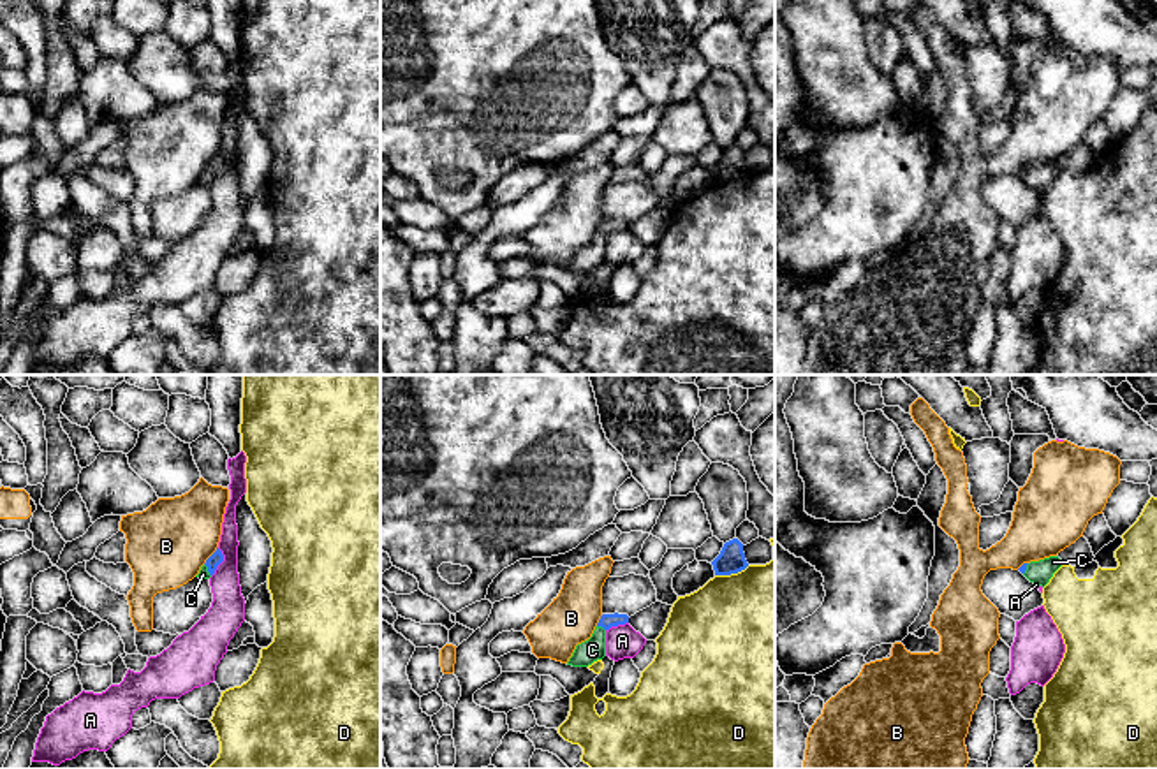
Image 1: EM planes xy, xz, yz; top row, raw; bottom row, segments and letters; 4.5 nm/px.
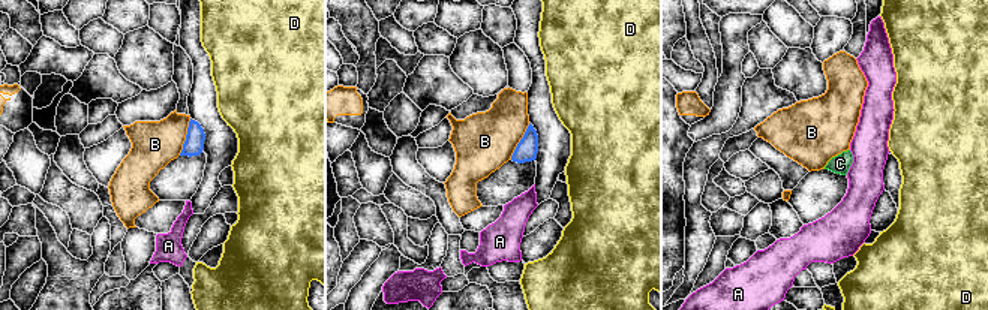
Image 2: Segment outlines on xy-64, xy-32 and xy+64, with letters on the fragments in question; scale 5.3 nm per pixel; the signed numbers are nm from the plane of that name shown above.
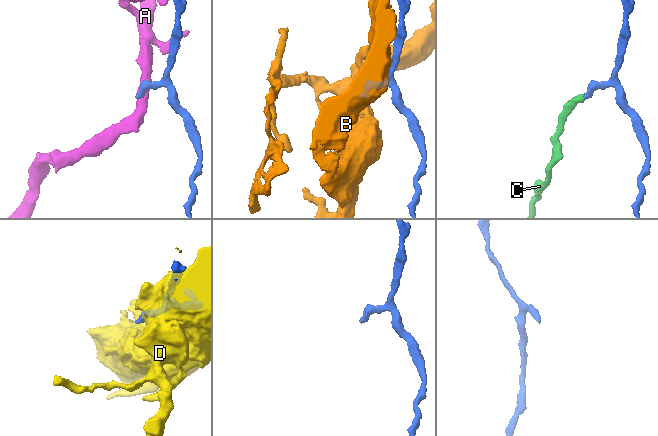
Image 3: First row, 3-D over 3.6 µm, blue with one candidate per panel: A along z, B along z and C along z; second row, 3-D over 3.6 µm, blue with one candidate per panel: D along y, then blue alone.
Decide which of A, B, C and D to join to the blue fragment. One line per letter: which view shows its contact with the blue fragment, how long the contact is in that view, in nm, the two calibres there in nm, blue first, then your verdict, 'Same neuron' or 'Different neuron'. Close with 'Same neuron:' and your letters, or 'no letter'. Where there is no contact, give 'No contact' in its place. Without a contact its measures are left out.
A: Touches blue in xy. Shared border 140 nm. Thickness 60 nm (blue) against 160 nm. Different neuron
B: Touches blue in xy. Shared border 110 nm. Thickness 60 nm (blue) against 360 nm. Different neuron
C: Touches blue in xz. Shared border 50 nm. Thickness 70 nm (blue) against 110 nm. Same neuron
D: Touches blue in xz. Shared border 170 nm. Thickness 130 nm (blue) against 480 nm. Different neuron
Same neuron: C

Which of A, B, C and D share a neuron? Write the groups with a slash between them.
A / B / C / D

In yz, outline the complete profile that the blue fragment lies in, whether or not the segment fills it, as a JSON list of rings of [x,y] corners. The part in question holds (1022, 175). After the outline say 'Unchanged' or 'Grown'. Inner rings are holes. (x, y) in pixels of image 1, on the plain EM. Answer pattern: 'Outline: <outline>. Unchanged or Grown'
Outline: [[[1050,162],[1039,167],[1023,169],[1018,176],[1034,190],[1046,192],[1053,179],[1062,172],[1058,162]]]. Grown

